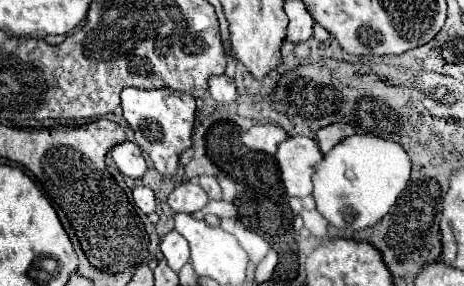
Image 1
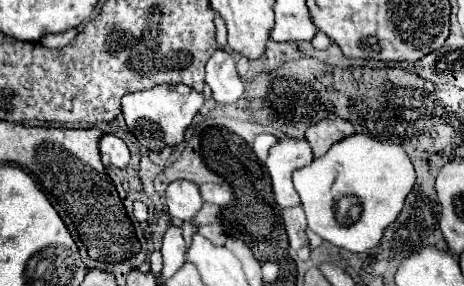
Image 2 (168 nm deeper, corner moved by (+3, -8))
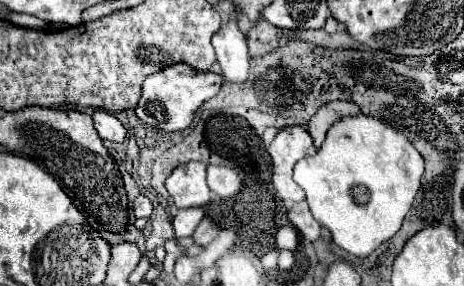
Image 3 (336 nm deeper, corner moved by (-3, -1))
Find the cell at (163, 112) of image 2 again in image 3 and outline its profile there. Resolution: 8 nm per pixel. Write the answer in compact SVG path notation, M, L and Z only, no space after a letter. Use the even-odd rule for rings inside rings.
M176 63L170 65L150 77L144 79L142 83L142 97L136 107L136 117L150 129L160 129L160 131L184 131L190 127L194 113L202 103L212 99L222 85L222 77L214 73L200 73L192 69L186 63Z

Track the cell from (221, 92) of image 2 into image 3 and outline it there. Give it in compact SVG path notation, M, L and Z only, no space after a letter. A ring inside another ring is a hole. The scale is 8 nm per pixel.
M236 21L224 25L214 37L212 45L216 51L216 61L220 63L222 77L226 83L244 85L248 81L250 57L246 37L240 33Z

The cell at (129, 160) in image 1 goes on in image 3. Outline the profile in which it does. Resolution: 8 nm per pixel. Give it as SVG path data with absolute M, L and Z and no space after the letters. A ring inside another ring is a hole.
M96 111L92 115L92 119L94 119L94 127L96 127L98 135L104 141L110 141L110 143L124 143L126 141L126 129L124 129L124 125L112 113Z

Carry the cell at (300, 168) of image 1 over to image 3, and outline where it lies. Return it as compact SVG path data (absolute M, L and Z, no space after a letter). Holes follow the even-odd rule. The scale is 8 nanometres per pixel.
M288 127L276 133L272 145L268 147L272 157L272 183L278 195L286 203L296 203L304 199L304 191L292 179L292 167L298 159L306 155L314 155L316 149L312 145L312 137L304 127Z

